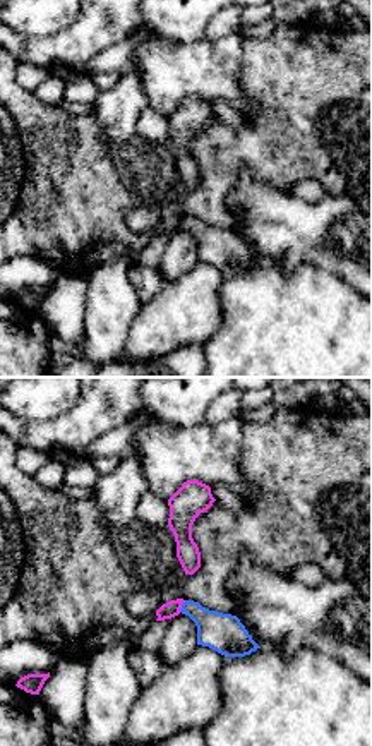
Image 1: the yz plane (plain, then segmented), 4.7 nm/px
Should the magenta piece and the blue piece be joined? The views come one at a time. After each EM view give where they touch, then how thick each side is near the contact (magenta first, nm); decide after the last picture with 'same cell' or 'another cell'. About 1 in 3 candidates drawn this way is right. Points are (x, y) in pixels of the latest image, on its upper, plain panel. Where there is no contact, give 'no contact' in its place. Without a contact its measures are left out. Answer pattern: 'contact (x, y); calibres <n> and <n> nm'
contact (180, 222); calibres 80 and 180 nm

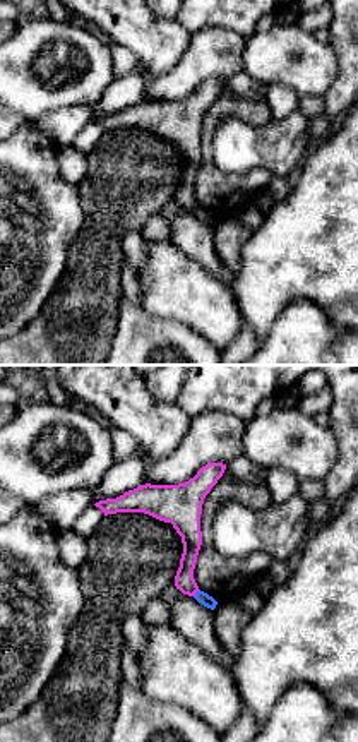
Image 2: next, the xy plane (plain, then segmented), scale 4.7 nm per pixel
contact (196, 208); calibres 100 and 60 nm

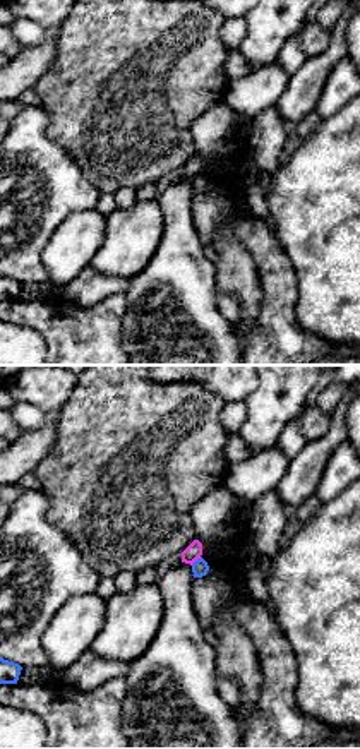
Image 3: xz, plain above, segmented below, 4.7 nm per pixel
contact (196, 175); calibres 80 and 80 nm

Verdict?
another cell

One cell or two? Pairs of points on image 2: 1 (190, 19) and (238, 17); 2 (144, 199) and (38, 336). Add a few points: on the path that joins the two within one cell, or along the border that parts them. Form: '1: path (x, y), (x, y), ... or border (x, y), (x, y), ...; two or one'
1: path (202, 17), (226, 17); one
2: path (110, 233), (98, 245), (91, 283), (72, 302); one

